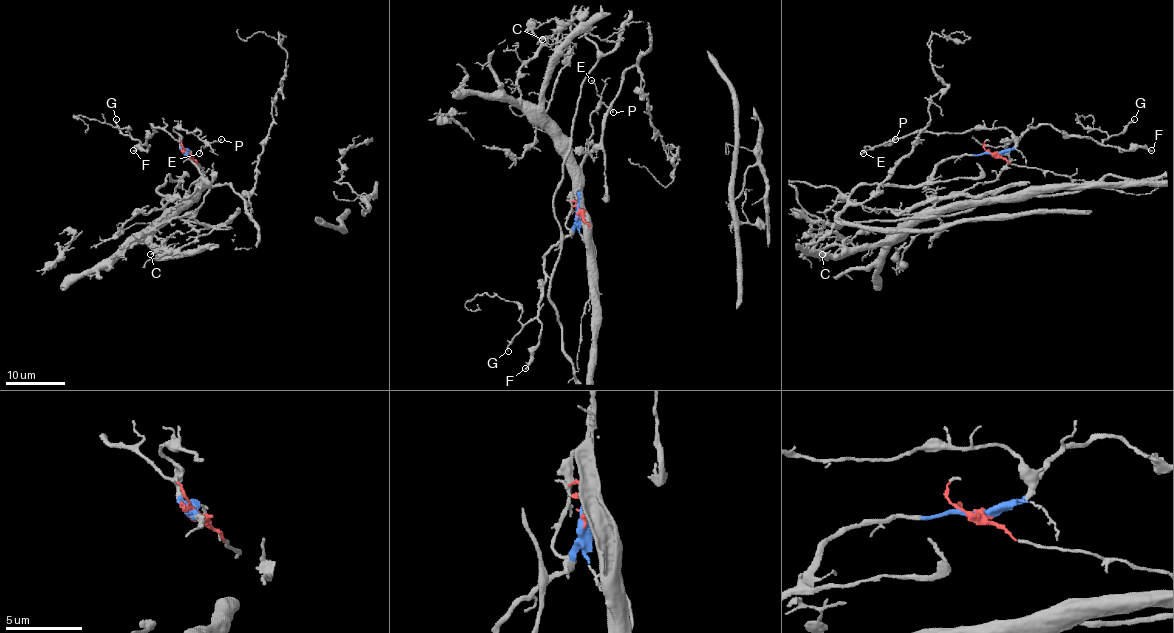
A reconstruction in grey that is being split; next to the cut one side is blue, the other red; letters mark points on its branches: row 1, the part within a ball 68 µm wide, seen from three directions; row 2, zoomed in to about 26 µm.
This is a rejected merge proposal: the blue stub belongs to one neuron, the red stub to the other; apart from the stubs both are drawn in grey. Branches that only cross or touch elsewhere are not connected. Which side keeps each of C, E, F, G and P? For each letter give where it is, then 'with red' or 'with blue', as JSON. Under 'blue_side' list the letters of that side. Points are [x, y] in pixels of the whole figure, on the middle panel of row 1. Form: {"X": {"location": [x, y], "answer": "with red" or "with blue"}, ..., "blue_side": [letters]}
{"C": {"location": [542, 39], "answer": "with red"}, "E": {"location": [591, 80], "answer": "with blue"}, "F": {"location": [525, 368], "answer": "with blue"}, "G": {"location": [508, 351], "answer": "with blue"}, "P": {"location": [613, 112], "answer": "with blue"}, "blue_side": ["E", "F", "G", "P"]}

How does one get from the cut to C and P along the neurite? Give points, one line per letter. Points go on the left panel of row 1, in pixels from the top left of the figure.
C: (186, 154), (203, 168), (197, 179), (197, 191), (152, 235), (156, 247), (163, 245), (150, 254)
P: (186, 154), (174, 129), (187, 133), (199, 130), (199, 137), (211, 142), (221, 139)

